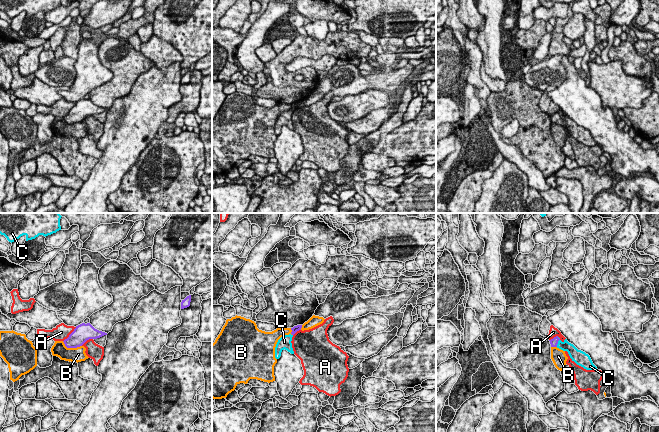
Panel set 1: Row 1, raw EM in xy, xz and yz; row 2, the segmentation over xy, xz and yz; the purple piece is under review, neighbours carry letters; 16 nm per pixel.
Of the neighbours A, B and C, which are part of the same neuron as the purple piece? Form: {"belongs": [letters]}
{"belongs": ["C"]}

